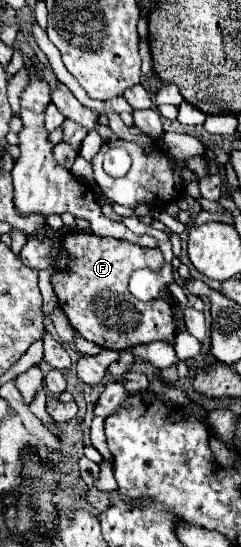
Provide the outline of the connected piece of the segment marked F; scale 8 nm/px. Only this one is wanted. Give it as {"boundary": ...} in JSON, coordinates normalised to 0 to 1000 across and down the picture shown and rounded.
{"boundary":[[[295,426],[261,437],[253,452],[295,466],[295,495],[212,506],[220,528],[245,543],[245,561],[286,580],[286,590],[361,623],[436,638],[510,642],[552,631],[627,623],[726,627],[726,547],[676,528],[668,547],[577,550],[535,532],[535,506],[568,492],[660,495],[676,488],[676,466],[660,452],[568,452],[461,433],[411,433],[386,426]]]}

